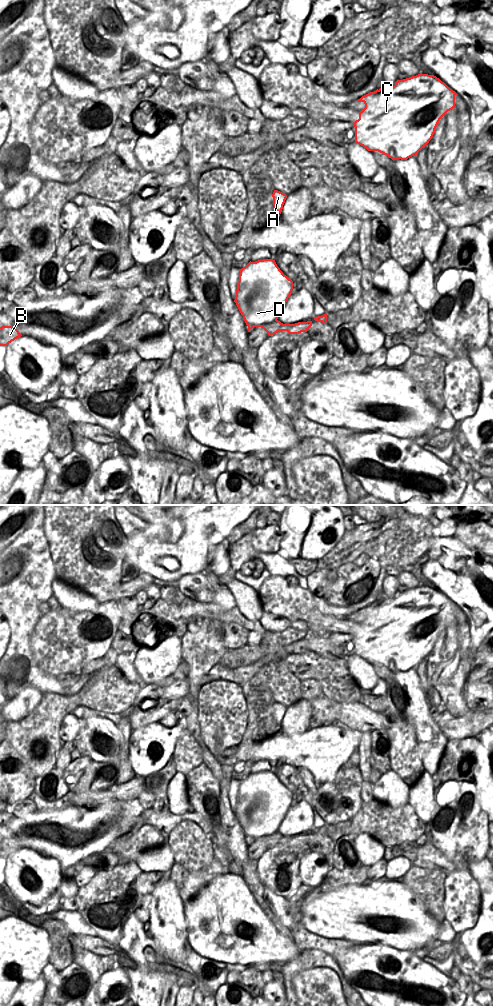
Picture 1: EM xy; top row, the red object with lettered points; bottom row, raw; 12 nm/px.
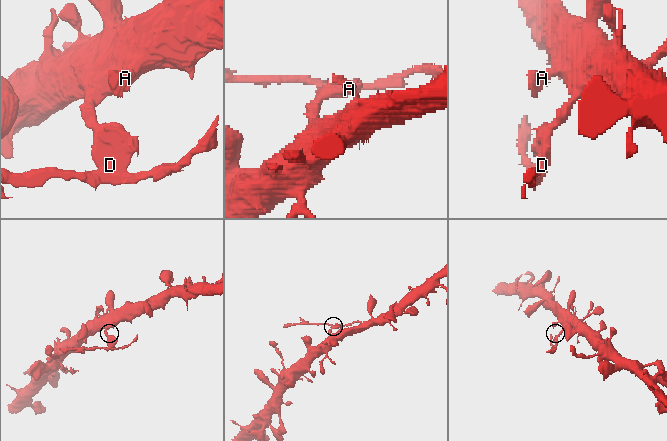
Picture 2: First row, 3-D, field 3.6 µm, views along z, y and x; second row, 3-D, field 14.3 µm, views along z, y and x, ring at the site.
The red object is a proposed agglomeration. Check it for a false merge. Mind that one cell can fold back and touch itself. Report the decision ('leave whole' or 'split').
split

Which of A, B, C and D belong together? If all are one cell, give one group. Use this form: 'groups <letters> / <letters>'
groups A C D / B

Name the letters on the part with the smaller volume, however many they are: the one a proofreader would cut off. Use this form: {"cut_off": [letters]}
{"cut_off": ["B"]}

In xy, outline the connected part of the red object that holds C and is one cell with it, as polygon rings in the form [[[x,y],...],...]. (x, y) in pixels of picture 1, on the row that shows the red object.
[[[418,74],[398,80],[393,87],[382,87],[360,99],[365,108],[360,111],[355,127],[355,143],[368,151],[378,151],[393,161],[407,160],[427,146],[440,119],[455,108],[458,95],[434,75]]]

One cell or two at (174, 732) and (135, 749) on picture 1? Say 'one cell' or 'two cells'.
one cell

